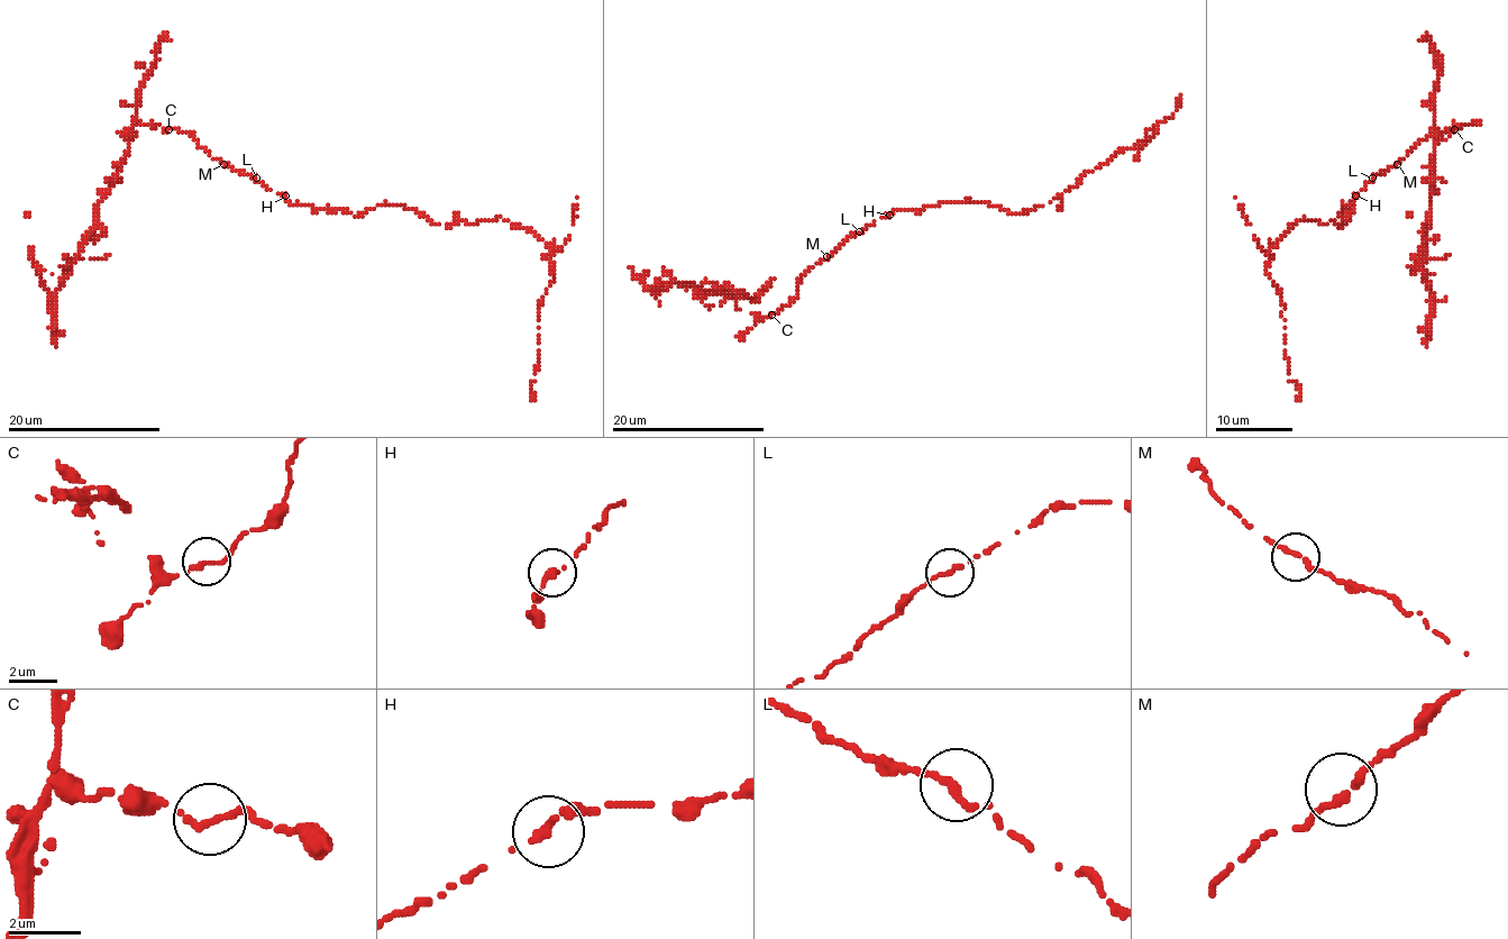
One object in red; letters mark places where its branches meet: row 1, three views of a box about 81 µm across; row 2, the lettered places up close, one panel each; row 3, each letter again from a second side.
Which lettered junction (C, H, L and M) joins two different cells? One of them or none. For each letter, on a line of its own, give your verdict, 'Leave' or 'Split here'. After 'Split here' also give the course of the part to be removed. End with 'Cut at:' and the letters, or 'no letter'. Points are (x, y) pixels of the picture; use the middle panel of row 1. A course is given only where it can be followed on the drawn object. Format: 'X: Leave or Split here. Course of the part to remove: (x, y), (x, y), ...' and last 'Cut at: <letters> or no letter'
C: Leave
H: Leave
L: Leave
M: Leave
Cut at: no letter

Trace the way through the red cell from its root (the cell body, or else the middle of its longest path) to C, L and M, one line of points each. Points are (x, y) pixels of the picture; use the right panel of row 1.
C: (1353, 200), (1376, 173), (1394, 167), (1422, 139), (1454, 129)
L: (1353, 200), (1372, 178)
M: (1353, 200), (1376, 173), (1383, 173), (1397, 164)

